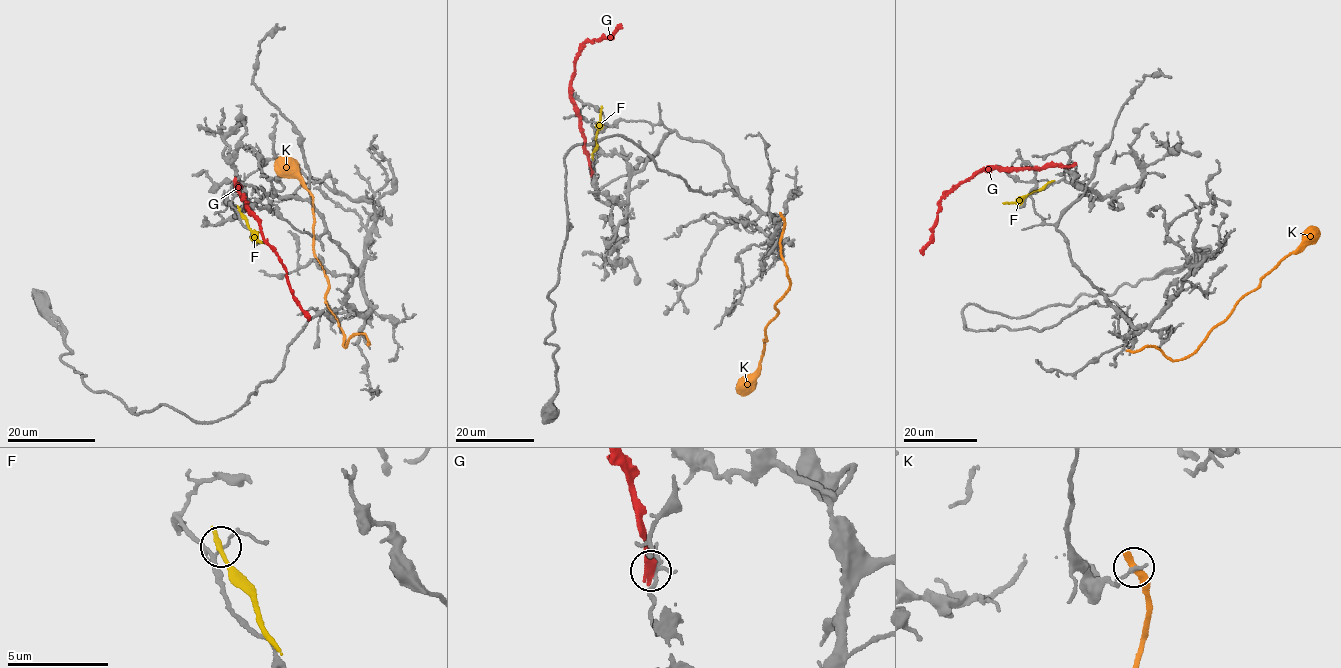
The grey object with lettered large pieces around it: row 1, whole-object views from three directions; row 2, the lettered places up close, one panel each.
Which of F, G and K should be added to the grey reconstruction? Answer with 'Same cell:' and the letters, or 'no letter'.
Same cell: no letter

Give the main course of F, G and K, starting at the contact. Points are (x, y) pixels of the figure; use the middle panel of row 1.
F: (592, 154), (602, 106)
G: (591, 173), (580, 116), (571, 98), (573, 62), (584, 42), (606, 38), (622, 27)
K: (782, 216), (781, 253), (789, 288), (767, 325), (760, 369), (746, 379), (745, 389), (739, 393)

